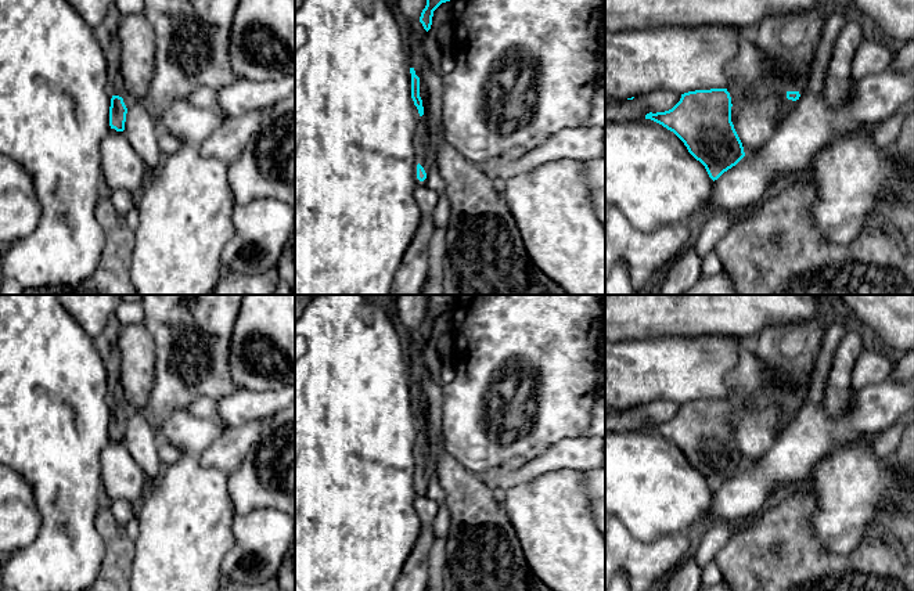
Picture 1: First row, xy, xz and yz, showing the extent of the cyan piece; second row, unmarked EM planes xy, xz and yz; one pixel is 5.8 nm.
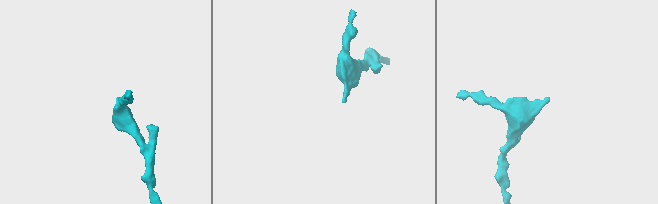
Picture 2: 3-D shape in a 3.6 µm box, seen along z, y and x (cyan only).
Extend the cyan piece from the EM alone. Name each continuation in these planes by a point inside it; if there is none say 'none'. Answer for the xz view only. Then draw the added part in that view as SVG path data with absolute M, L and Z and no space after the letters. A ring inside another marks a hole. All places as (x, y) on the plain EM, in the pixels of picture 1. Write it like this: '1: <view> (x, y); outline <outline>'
1: xz (427, 465); outline M424 451L420 454L420 471L418 473L424 478L427 486L435 472L435 461L431 455L431 451Z

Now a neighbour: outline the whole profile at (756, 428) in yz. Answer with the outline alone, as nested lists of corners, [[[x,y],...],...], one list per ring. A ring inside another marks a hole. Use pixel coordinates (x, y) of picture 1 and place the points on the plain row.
[[[753,342],[738,343],[735,367],[728,372],[726,396],[731,407],[731,432],[742,453],[745,465],[755,464],[773,447],[782,430],[794,421],[799,410],[806,404],[812,386],[812,374],[807,392],[800,394],[802,386],[794,379],[787,379],[780,370],[770,367],[755,350]]]

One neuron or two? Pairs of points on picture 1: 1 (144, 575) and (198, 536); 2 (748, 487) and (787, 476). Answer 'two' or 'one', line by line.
1: one
2: one

